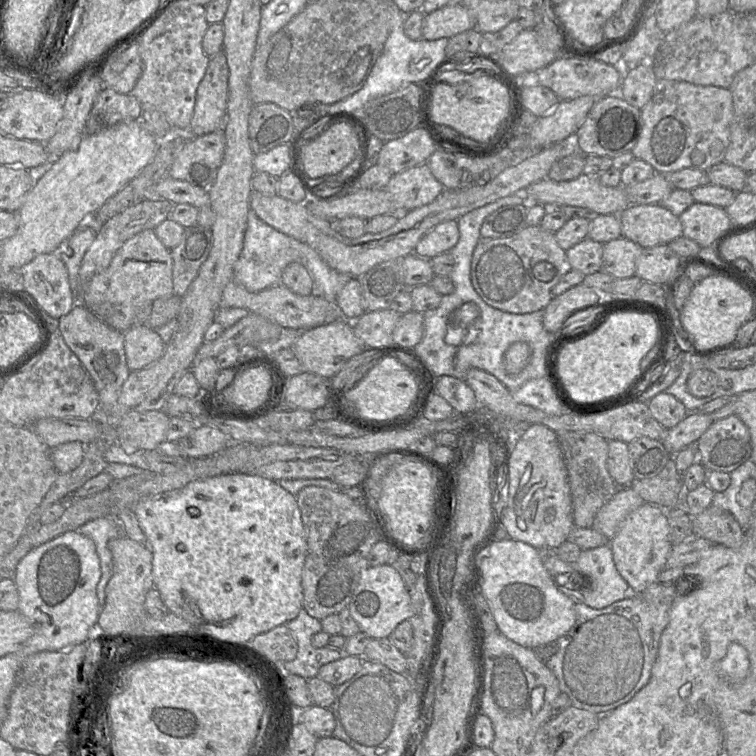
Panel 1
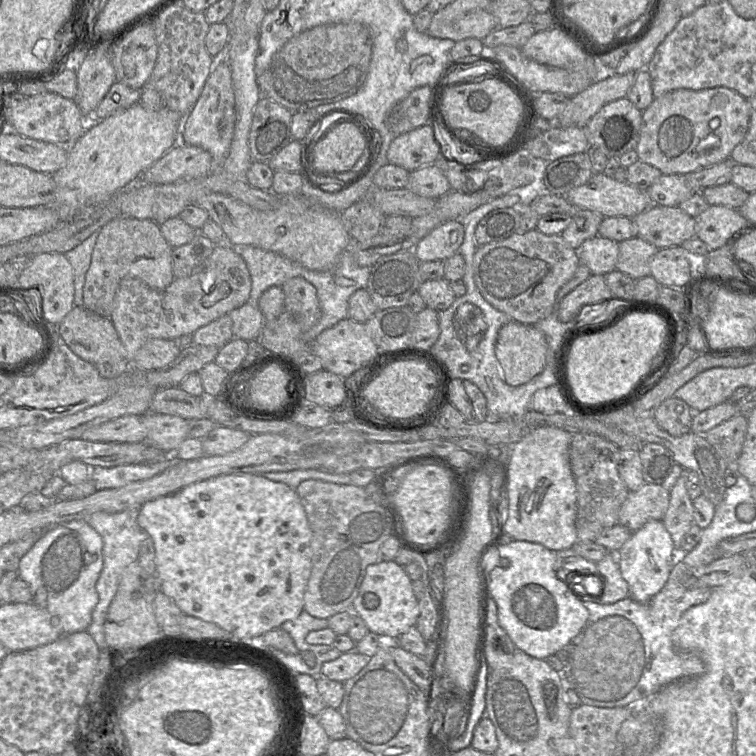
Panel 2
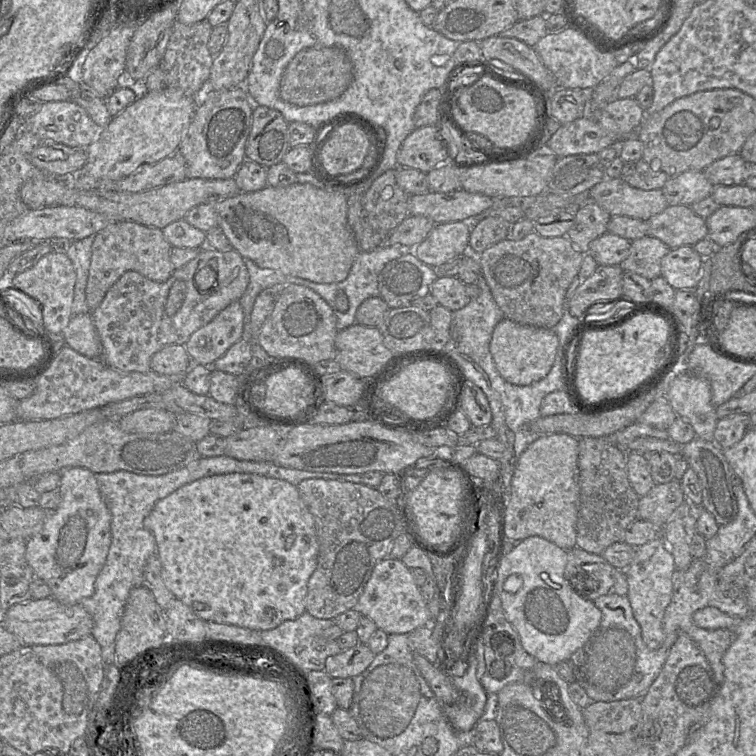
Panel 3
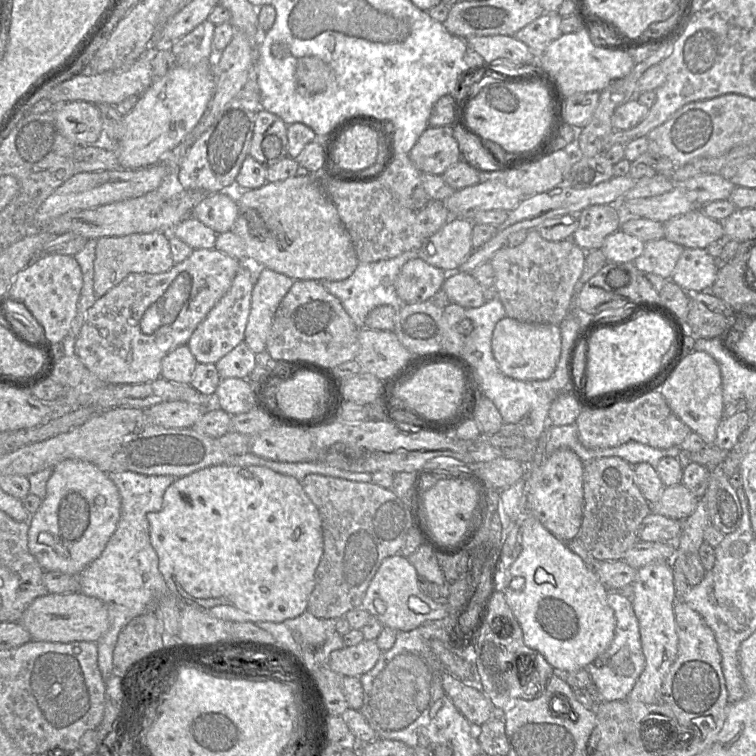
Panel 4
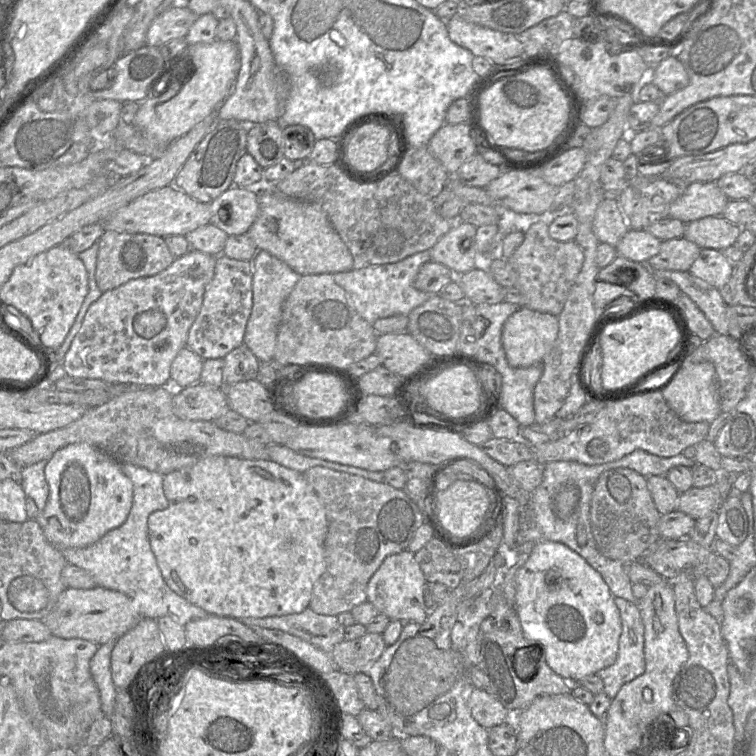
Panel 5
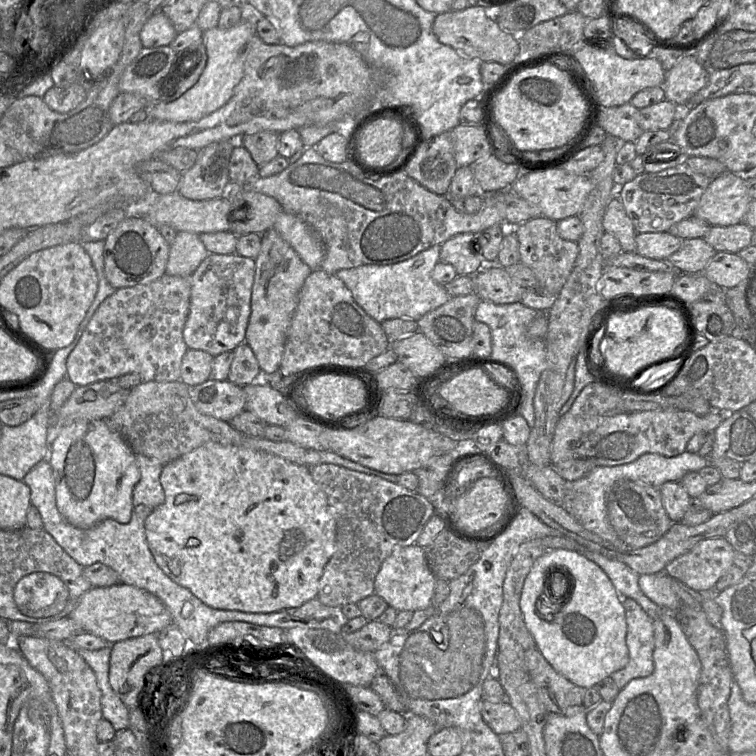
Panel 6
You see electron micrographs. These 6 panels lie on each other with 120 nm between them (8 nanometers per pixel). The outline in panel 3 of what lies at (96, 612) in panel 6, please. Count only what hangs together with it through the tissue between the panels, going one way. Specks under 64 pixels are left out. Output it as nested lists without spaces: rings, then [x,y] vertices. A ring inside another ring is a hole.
[[[53,597],[30,599],[11,606],[2,622],[22,645],[65,644],[91,635],[93,621],[81,604],[65,605]]]

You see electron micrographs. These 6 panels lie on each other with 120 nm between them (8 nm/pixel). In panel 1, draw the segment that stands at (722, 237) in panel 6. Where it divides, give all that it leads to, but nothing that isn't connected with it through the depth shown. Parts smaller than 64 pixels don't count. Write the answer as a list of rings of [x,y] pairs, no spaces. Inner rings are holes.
[[[630,204],[618,218],[622,237],[642,248],[668,245],[683,235],[679,216],[661,204]]]

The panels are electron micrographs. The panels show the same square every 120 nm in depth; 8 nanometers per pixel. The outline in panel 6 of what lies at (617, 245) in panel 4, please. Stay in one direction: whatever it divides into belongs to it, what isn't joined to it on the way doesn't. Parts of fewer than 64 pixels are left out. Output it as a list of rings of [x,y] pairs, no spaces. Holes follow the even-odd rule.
[[[669,232],[637,233],[636,253],[654,260],[666,260],[679,250],[682,239]]]

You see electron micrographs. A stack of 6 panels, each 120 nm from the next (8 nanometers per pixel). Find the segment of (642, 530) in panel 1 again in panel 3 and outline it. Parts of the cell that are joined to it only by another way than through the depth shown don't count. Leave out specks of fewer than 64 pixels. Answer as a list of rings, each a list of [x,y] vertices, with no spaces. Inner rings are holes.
[[[656,538],[636,548],[634,560],[624,571],[628,582],[627,597],[641,627],[644,643],[651,649],[658,649],[665,638],[662,627],[664,613],[672,599],[676,571],[674,557],[663,538]]]

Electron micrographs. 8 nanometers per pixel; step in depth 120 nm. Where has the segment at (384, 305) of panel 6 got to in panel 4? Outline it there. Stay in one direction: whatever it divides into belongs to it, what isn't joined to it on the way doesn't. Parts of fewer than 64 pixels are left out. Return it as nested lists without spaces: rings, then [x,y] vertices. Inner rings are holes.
[[[407,251],[401,255],[371,263],[358,263],[354,273],[345,280],[341,281],[328,281],[328,280],[315,280],[319,281],[322,286],[332,295],[339,299],[343,308],[353,320],[358,328],[365,327],[365,319],[368,313],[374,308],[381,305],[389,305],[399,308],[402,305],[396,289],[395,281],[403,265],[418,257],[418,251]]]

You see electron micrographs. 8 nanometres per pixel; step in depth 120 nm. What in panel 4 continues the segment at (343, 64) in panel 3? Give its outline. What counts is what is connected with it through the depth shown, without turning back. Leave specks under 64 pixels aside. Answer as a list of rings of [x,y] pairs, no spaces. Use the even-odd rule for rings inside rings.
[[[305,56],[298,60],[296,81],[298,91],[303,95],[314,95],[325,92],[335,80],[333,69],[315,56]]]

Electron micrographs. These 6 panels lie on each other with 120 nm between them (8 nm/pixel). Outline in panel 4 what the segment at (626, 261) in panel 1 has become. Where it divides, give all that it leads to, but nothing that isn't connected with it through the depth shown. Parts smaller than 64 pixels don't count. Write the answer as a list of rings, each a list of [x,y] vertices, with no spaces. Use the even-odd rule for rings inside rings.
[[[665,238],[645,242],[643,253],[633,263],[640,272],[670,280],[684,247]]]

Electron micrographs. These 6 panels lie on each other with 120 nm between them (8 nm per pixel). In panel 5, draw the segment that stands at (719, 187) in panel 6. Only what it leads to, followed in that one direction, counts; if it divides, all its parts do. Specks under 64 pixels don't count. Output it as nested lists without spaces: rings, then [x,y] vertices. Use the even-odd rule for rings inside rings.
[[[694,182],[670,205],[668,217],[690,223],[709,216],[722,216],[728,202],[716,182]]]

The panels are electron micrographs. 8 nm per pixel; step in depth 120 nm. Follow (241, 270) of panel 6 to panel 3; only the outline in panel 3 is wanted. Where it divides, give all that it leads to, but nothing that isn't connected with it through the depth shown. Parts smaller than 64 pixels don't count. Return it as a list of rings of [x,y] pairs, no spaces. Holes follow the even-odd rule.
[[[239,300],[199,328],[184,345],[193,364],[211,367],[243,337],[245,316]]]

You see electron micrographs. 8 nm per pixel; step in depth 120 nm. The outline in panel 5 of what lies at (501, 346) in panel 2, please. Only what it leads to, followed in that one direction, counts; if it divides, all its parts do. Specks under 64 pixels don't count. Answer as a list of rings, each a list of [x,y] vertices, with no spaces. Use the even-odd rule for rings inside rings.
[[[520,307],[506,320],[502,329],[501,340],[509,365],[524,368],[542,364],[557,339],[558,331],[557,316]]]

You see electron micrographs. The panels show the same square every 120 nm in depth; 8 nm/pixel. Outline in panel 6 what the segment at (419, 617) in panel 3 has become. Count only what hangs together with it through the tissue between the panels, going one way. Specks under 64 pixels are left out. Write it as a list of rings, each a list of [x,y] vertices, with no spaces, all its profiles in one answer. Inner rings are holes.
[[[415,544],[395,548],[383,561],[374,583],[374,593],[397,611],[422,610],[432,604],[437,578],[430,570],[424,548]]]

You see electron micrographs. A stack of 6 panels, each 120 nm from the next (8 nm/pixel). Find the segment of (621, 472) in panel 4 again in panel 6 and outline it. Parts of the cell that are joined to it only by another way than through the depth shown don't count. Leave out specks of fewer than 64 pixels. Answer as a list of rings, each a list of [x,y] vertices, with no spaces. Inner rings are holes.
[[[628,479],[616,481],[607,494],[607,513],[611,526],[631,550],[658,541],[673,524],[663,506],[659,488],[641,481]]]

